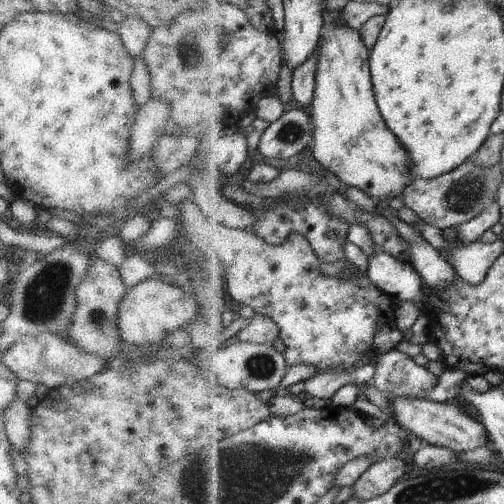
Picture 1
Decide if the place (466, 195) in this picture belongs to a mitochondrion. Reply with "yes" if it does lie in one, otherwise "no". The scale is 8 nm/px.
yes

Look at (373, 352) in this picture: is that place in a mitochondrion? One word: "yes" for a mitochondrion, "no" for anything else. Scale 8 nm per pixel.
no

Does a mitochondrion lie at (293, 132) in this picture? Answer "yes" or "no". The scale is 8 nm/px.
yes

